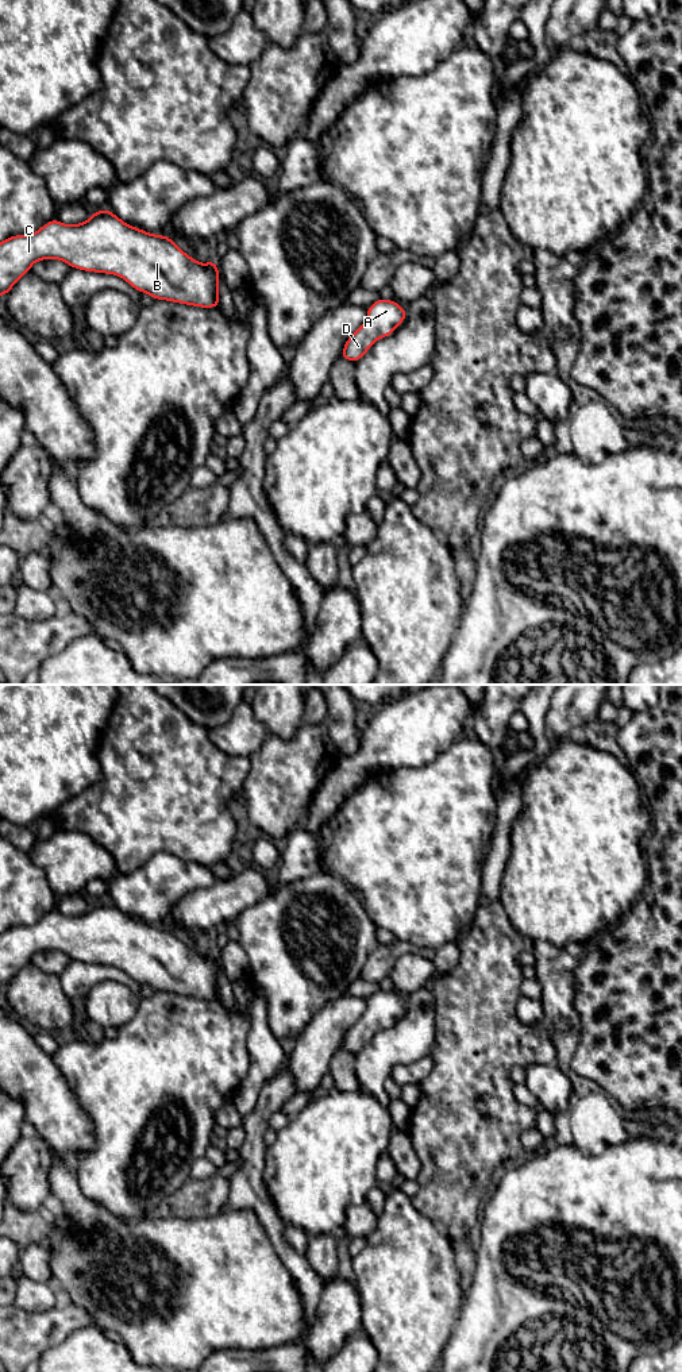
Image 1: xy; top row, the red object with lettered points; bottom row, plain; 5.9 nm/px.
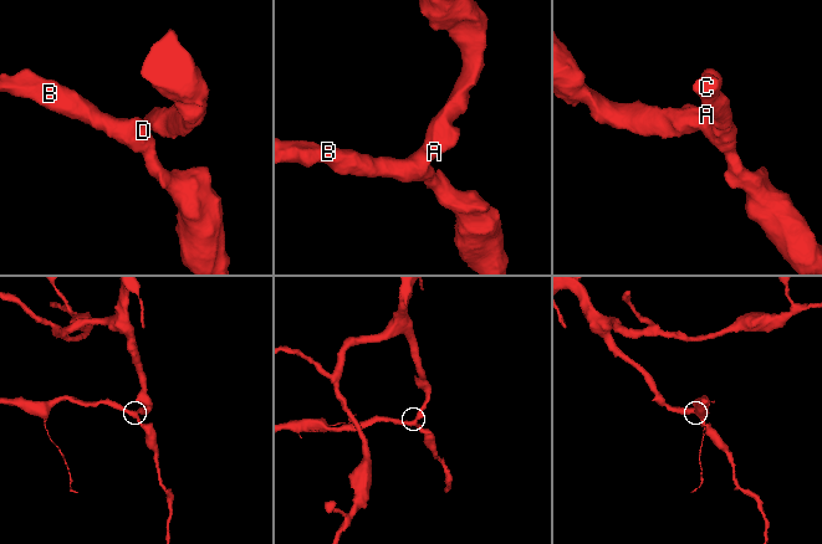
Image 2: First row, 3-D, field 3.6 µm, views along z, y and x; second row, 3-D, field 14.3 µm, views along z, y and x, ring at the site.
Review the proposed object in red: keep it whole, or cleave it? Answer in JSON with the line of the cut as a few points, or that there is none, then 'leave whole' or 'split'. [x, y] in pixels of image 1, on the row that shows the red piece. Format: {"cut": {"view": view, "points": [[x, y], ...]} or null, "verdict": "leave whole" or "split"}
{"cut": null, "verdict": "leave whole"}

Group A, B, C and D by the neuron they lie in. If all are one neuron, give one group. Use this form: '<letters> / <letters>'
A B C D

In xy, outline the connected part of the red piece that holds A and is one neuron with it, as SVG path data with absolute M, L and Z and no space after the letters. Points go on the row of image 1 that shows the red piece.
M394 300L374 301L367 307L365 323L346 340L340 358L357 363L377 340L388 338L406 321L406 311Z

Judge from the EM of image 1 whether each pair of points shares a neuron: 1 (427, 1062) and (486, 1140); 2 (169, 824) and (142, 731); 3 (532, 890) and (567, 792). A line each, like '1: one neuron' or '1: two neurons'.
1: two neurons
2: one neuron
3: one neuron

